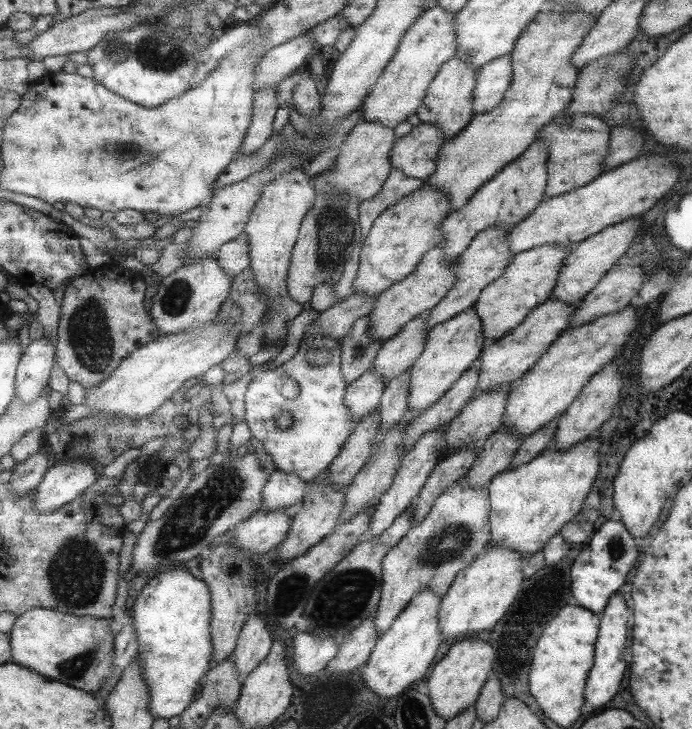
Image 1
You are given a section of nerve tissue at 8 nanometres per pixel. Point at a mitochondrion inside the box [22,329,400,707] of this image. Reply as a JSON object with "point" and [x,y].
{"point":[187,526]}

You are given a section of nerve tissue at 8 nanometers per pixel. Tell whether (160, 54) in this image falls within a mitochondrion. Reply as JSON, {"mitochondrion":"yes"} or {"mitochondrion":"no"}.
{"mitochondrion":"yes"}

